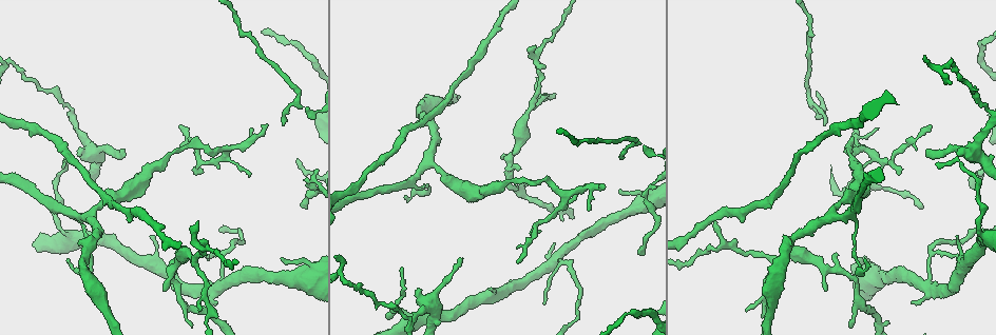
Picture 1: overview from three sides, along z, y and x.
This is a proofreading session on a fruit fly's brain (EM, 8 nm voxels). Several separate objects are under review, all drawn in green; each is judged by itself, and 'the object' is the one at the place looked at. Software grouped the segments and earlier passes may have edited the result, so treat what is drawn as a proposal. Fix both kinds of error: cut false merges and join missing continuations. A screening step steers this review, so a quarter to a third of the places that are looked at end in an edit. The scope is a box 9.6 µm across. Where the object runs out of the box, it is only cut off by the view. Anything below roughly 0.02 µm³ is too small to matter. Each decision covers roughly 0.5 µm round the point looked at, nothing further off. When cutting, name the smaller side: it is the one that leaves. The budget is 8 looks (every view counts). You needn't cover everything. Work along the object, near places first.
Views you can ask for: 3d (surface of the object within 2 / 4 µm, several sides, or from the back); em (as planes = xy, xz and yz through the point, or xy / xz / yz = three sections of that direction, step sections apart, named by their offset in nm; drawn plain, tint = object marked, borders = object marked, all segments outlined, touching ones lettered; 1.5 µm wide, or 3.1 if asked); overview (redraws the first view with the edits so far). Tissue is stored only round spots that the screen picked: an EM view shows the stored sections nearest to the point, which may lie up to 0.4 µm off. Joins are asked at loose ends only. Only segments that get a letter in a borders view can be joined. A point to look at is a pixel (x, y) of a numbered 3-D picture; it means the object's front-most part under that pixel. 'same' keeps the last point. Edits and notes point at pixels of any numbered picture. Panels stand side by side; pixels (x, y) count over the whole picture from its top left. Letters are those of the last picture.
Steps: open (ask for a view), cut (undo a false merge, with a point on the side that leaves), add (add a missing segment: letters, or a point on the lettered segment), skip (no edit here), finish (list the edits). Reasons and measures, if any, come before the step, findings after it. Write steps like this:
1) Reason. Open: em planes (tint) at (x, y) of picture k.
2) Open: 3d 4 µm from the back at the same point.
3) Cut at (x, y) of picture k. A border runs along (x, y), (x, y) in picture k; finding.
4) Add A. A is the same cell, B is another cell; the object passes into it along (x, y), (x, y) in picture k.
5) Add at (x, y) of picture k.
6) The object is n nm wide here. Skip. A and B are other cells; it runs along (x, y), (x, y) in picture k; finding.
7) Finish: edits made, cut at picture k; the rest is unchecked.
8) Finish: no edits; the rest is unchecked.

Free end. Open: em planes (borders) at (122, 150) of picture 1.

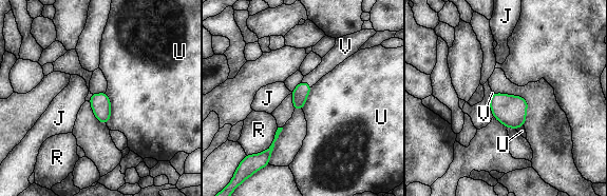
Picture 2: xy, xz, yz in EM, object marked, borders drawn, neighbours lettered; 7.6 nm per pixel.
The object is 120 nm wide here. Add V. V is the same cell, J, R and U are other cells; the object passes into it along (300, 94), (306, 83), (329, 61) in picture 2; the neuron continues.

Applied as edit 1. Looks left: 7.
Open: overview.

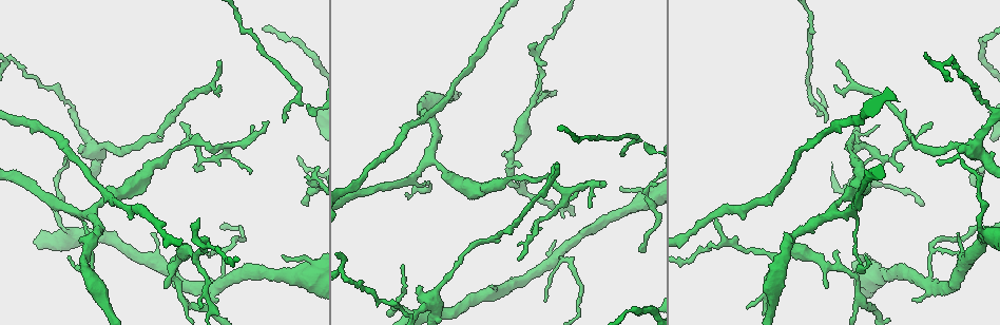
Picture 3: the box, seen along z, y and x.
Thin end. Open: 3d 4 µm at (877, 125) of picture 3.

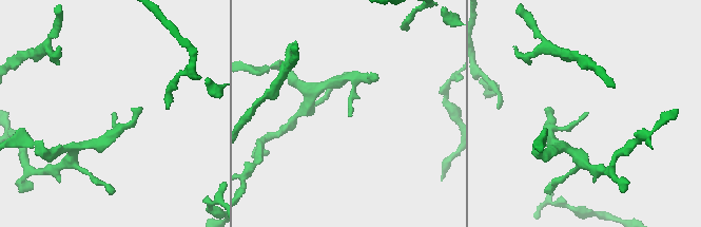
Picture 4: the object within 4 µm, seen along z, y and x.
Shape alone is not enough. Open: em xy step 8 (tint) at (586, 112) of picture 4.

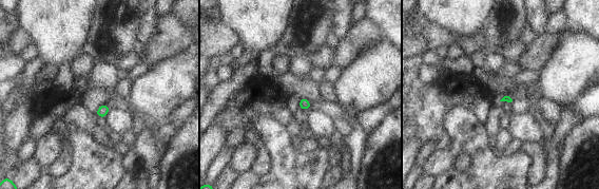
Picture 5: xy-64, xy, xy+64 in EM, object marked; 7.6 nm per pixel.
Another direction. Open: em planes (borders) at the same point.

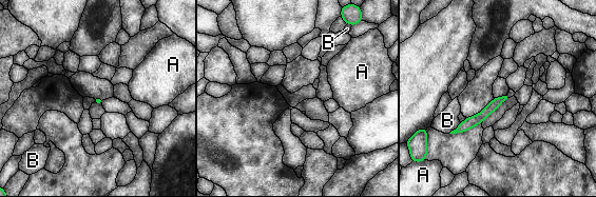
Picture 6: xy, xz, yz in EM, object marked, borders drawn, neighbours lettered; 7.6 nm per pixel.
Skip. A and B are other cells; a border runs along (461, 122), (448, 133) in picture 6; no lettered segment goes on from it.

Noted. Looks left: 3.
Finish: edits made, add at picture 2; the rest is unchecked.

